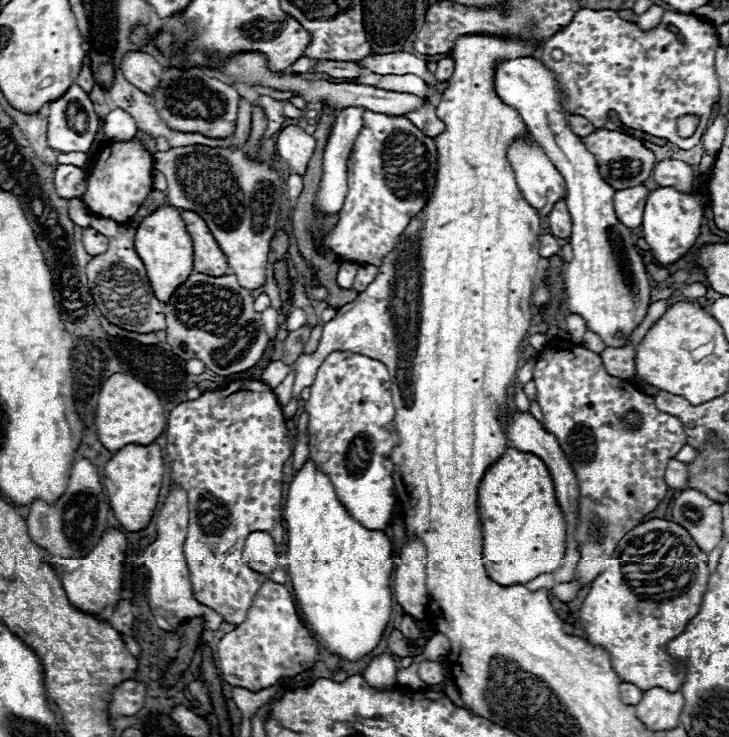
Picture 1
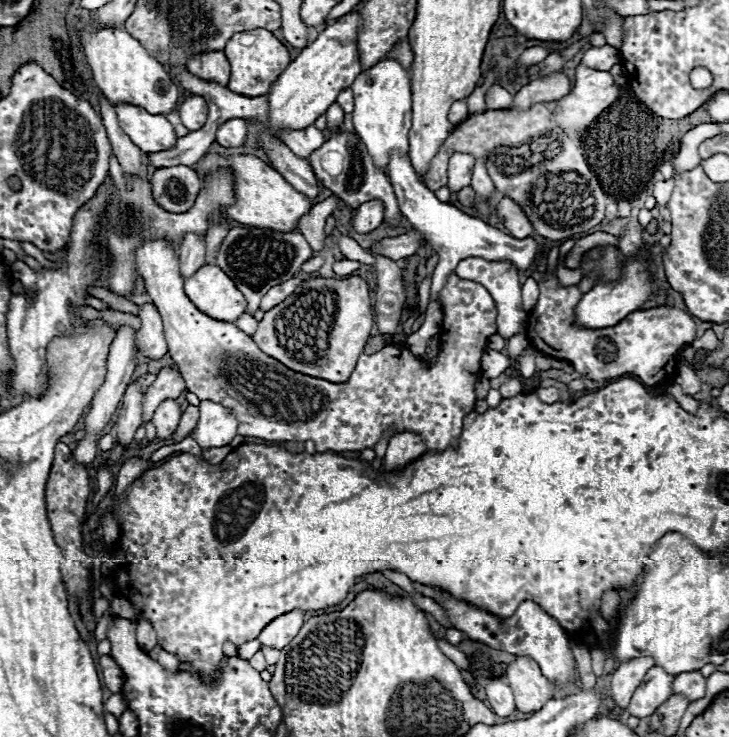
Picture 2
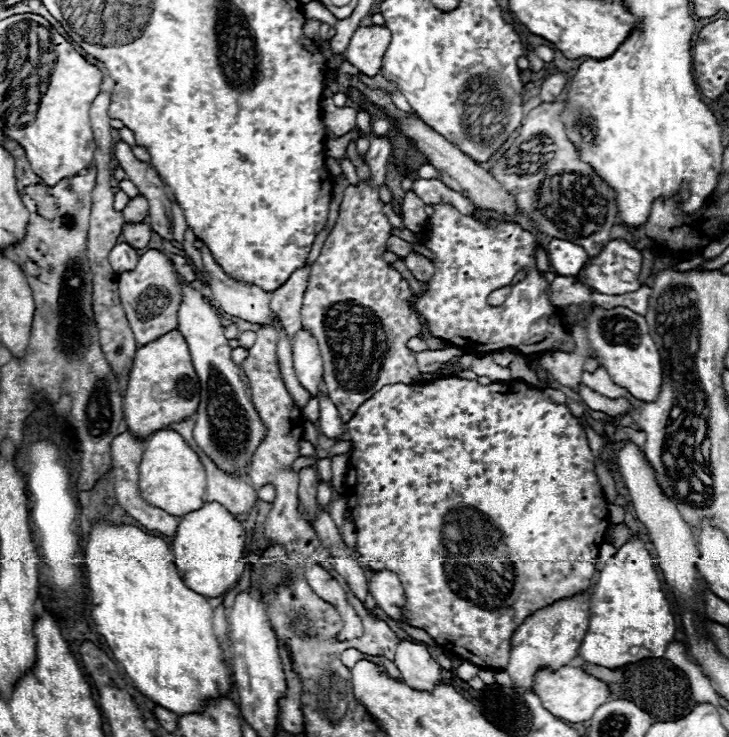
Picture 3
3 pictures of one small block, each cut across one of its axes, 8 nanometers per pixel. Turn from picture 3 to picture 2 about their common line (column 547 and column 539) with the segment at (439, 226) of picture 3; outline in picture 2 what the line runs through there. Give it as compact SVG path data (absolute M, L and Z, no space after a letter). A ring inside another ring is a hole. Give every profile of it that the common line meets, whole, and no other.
M552 274L538 282L540 296L528 316L528 340L534 348L550 358L568 360L582 376L590 380L608 380L616 376L636 376L646 386L668 382L676 368L676 354L696 338L692 316L676 306L656 306L650 310L632 312L628 318L608 328L582 328L574 322L574 310L582 298L578 284L562 286Z

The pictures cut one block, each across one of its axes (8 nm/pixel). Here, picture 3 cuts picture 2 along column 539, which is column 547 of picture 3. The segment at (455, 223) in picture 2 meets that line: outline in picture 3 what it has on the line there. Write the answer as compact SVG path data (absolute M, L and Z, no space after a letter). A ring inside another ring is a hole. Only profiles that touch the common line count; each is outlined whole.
M552 238L546 246L546 254L550 260L550 266L560 276L576 276L584 262L588 260L588 254L582 246L576 246L568 240Z

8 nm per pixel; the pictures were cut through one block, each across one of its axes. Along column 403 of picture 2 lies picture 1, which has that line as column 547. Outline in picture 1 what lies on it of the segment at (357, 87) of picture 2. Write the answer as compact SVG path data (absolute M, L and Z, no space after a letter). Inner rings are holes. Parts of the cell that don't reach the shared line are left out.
M526 56L500 62L494 72L494 88L504 104L520 112L530 136L546 150L564 178L566 206L572 216L570 244L574 250L574 258L564 266L566 302L606 346L620 348L622 342L614 338L614 332L622 330L630 334L644 320L650 306L650 284L630 228L620 224L614 214L614 188L600 176L598 164L582 142L582 136L570 130L568 118L572 114L560 104L556 76L540 60Z

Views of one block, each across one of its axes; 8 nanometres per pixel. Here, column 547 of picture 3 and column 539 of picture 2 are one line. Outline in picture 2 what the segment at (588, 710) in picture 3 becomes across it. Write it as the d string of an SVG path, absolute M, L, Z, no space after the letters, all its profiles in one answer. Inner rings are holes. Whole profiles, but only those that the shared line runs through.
M516 656L516 660L506 668L506 678L520 712L536 712L552 698L550 692L554 692L554 686L542 676L538 664L528 656Z

